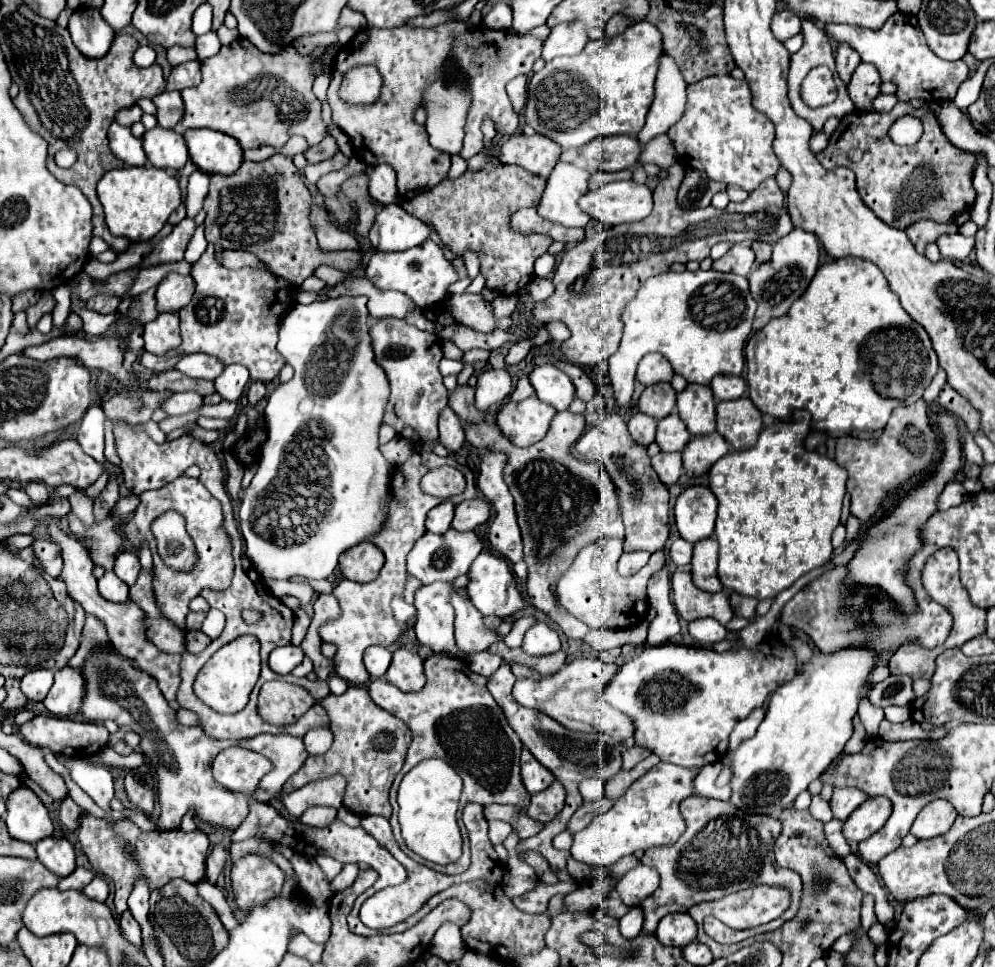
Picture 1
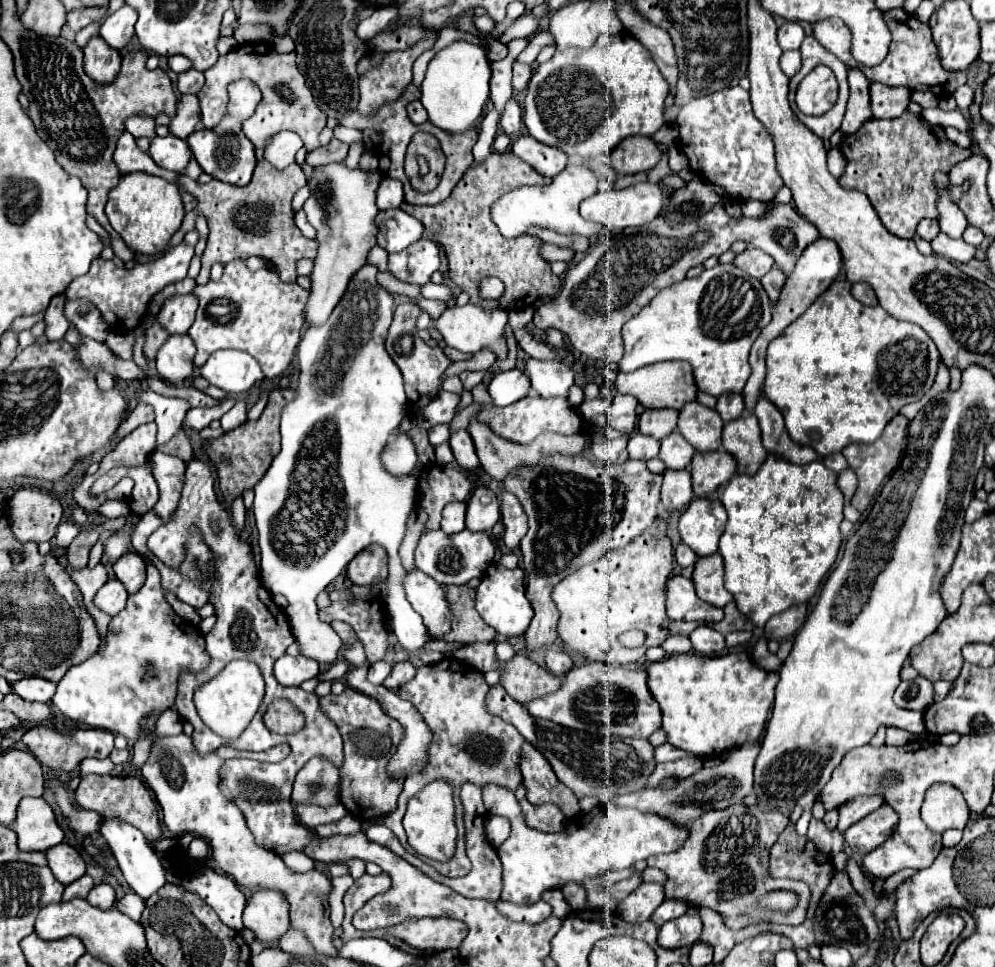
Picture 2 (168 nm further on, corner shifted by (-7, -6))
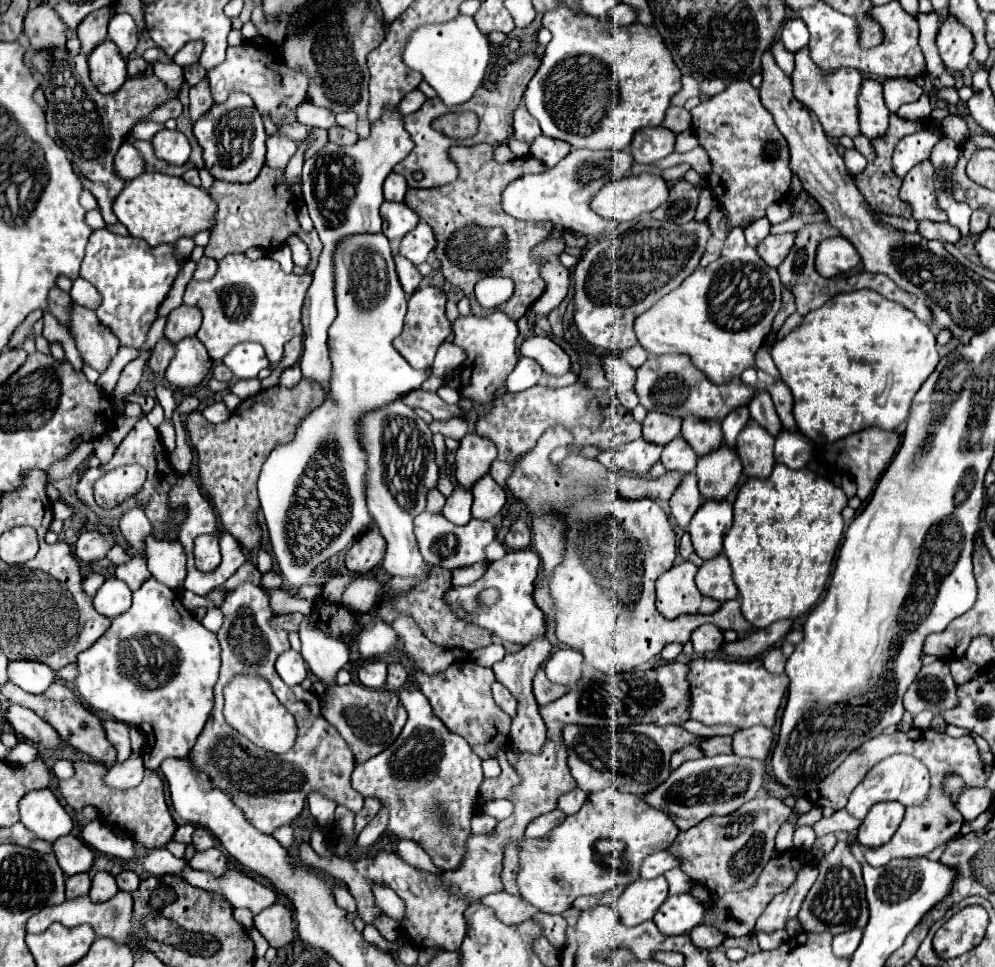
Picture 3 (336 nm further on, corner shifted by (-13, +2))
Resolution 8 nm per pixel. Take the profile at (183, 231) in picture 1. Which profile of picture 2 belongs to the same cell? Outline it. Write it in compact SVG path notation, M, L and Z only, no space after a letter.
M178 244L166 250L160 258L146 264L134 264L130 270L118 268L112 260L104 260L102 256L98 256L94 258L86 276L74 278L70 282L70 286L66 288L66 298L88 298L98 306L102 318L108 322L110 328L134 330L140 324L142 316L146 314L152 296L156 296L164 286L186 278L192 256L194 256L192 246Z

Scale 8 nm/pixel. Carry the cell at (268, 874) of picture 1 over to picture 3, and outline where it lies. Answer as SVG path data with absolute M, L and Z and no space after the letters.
M276 902L254 916L254 926L270 942L272 948L282 948L294 938L292 908L282 902Z

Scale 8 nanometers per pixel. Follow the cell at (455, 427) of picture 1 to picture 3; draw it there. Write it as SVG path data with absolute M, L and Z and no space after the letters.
M466 434L460 440L460 448L456 452L456 478L462 486L472 488L476 480L488 474L490 464L496 460L496 446L490 444L488 438L474 434Z

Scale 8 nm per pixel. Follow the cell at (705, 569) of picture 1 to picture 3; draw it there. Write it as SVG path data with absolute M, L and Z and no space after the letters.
M718 554L716 558L704 562L698 568L696 586L704 596L716 598L720 602L726 602L738 596L736 584L732 580L732 568L726 554Z

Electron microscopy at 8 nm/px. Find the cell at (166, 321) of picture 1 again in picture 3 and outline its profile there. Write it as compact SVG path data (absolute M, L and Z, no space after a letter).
M188 336L176 344L176 352L166 368L166 380L178 388L194 388L210 368L212 362L204 344L196 336Z

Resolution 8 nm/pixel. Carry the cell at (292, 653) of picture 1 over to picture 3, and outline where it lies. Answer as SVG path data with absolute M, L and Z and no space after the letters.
M288 650L276 660L276 672L288 686L296 686L308 676L308 666L300 652Z

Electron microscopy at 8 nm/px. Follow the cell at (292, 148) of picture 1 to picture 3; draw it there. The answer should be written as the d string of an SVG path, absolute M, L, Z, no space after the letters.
M274 134L266 140L268 152L266 152L266 164L270 168L286 168L290 158L294 156L298 144L286 136L286 134Z

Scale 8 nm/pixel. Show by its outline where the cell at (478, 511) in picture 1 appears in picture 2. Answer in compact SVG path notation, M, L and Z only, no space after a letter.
M486 486L474 488L466 504L466 528L472 532L488 532L500 520L498 496Z

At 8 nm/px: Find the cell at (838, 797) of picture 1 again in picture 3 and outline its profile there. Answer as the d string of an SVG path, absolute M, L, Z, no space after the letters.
M894 754L890 758L884 758L882 762L878 762L866 776L864 780L854 788L854 792L850 794L850 800L846 804L846 810L850 816L862 820L870 806L876 802L886 802L886 800L898 800L904 806L912 806L912 804L920 804L930 788L930 778L928 778L928 768L918 762L912 756L906 754Z

